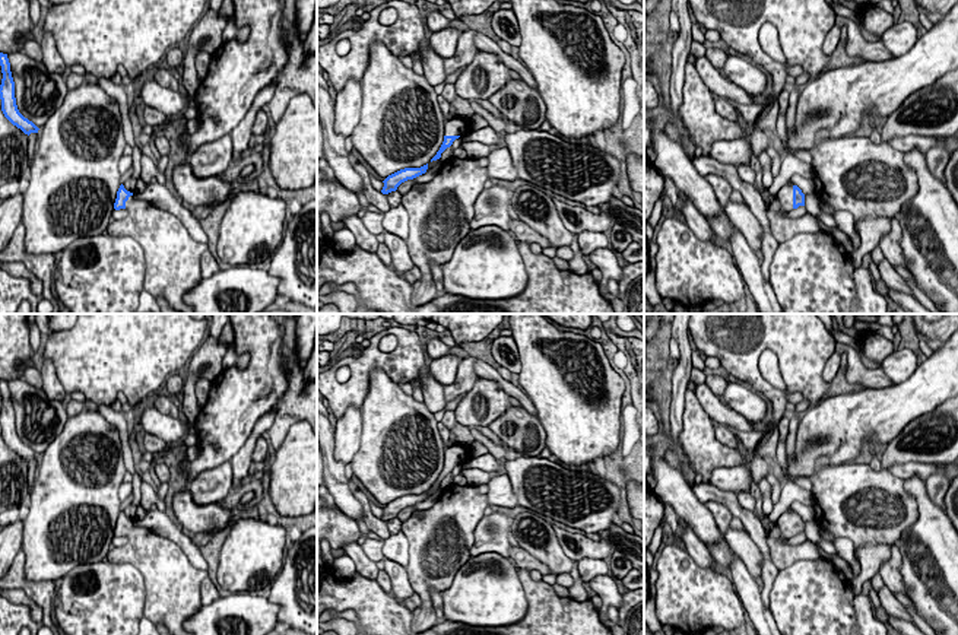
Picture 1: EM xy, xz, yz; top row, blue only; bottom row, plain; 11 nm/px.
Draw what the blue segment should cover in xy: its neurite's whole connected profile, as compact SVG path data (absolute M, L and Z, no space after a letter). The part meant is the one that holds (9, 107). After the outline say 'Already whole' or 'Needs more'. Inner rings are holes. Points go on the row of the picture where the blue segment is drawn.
M0 53L0 66L1 66L1 85L0 85L0 99L1 99L1 111L4 117L18 128L20 128L25 134L38 133L38 127L25 118L16 105L15 98L15 82L10 72L10 63L7 54Z. Already whole

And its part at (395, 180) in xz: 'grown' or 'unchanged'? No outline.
unchanged

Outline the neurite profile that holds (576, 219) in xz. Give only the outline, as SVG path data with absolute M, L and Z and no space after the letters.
M556 199L552 200L564 226L574 235L583 231L605 232L613 226L613 222L606 213L594 215L586 207L570 206Z

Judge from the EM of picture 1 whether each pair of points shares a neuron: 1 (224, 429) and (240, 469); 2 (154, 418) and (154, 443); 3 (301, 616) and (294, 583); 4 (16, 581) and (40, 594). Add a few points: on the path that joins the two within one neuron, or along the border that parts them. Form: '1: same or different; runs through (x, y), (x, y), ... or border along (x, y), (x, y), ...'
1: different; border along (253, 425), (251, 434), (230, 460)
2: different; border along (146, 432), (167, 443)
3: same; runs through (301, 607), (301, 591)
4: same; runs through (22, 584), (34, 590)

